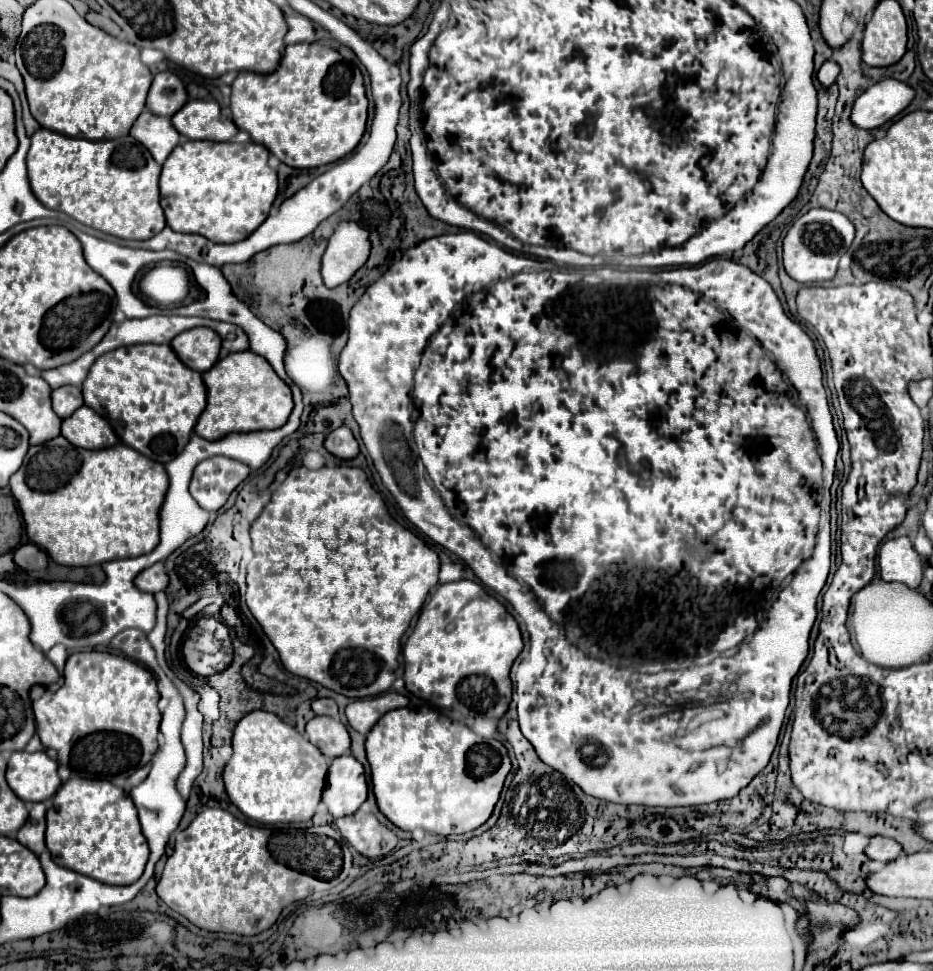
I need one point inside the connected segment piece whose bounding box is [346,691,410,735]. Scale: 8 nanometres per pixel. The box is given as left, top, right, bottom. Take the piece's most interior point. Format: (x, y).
(361, 715)

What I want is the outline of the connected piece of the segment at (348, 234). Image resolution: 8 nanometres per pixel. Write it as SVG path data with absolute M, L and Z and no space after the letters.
M342 221L334 235L330 237L328 241L328 249L322 257L322 279L324 283L326 281L332 281L334 287L346 283L368 259L370 255L370 233L360 225L360 223L354 223L354 221Z

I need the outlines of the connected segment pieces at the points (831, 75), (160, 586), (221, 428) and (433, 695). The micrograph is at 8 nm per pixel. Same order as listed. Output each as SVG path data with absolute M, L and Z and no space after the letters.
M824 61L820 71L818 71L818 79L820 79L822 85L828 87L828 85L832 85L836 81L838 73L840 73L840 65L836 61Z
M154 563L152 567L144 569L136 579L134 579L136 587L140 591L146 591L146 593L158 593L158 591L164 591L170 583L168 579L168 573L164 571L164 563Z
M230 353L220 359L210 371L202 373L204 385L208 389L208 405L198 419L196 433L204 439L218 441L230 433L252 433L268 431L286 425L292 413L292 391L290 387L274 373L270 363L252 353Z
M454 581L444 583L422 607L420 619L414 627L414 633L408 637L402 655L404 655L404 683L408 693L430 701L436 709L458 711L464 717L488 717L500 719L512 699L512 681L510 667L522 651L522 635L516 619L506 611L506 607L488 595L474 581Z

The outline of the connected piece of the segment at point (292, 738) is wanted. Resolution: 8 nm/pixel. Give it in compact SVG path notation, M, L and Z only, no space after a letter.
M252 711L244 719L238 721L234 729L234 755L224 767L224 785L230 801L252 821L260 825L274 825L274 823L300 823L310 821L316 805L320 803L320 795L326 781L328 761L326 757L308 741L304 739L294 727L286 725L274 713L266 711Z

